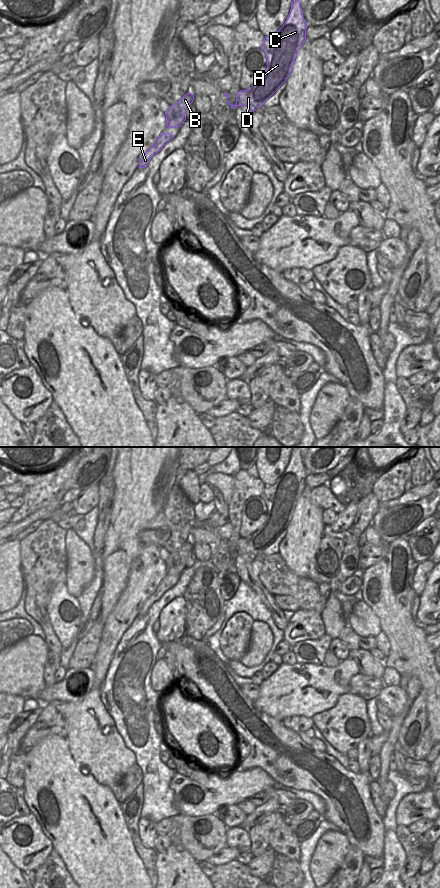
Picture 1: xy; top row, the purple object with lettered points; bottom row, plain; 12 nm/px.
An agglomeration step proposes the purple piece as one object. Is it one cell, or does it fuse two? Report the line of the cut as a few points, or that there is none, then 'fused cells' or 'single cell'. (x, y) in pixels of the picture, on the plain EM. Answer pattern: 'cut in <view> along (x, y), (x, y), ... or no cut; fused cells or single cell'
cut in xy along (241, 539), (240, 546), (245, 553); fused cells

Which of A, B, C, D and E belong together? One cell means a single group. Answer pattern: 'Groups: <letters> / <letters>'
Groups: A C D / B E.

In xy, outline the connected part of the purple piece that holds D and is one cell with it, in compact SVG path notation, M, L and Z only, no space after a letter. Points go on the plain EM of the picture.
M293 447L290 461L273 485L265 485L260 495L266 503L267 519L263 526L242 538L241 550L251 561L269 547L287 529L298 498L306 488L307 471L298 447Z

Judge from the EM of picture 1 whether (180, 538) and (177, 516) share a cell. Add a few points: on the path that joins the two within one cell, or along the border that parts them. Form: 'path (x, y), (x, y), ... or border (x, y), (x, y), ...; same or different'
path (180, 533), (180, 521); same

